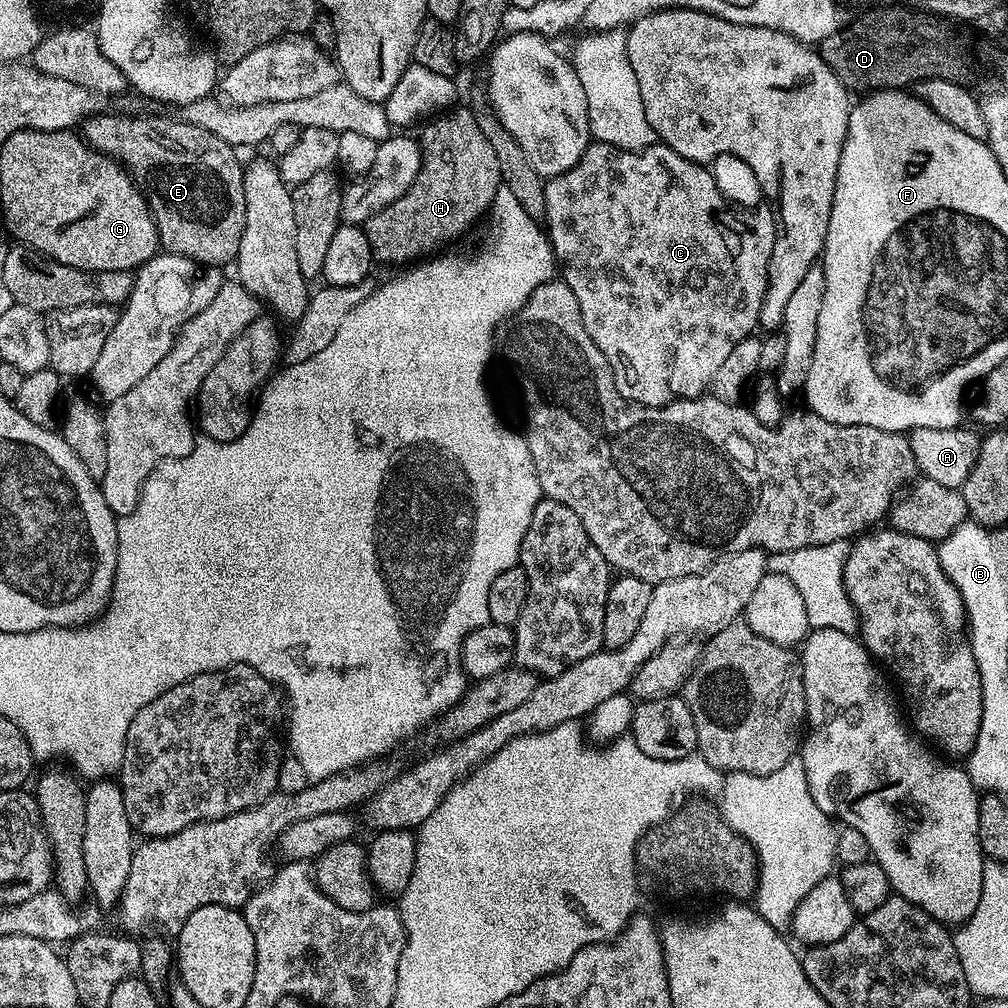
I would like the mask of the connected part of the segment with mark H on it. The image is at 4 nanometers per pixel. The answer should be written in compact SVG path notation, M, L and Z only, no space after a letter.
M453 107L429 119L423 125L425 128L420 153L420 173L416 175L406 194L402 194L402 198L390 202L386 210L374 214L368 219L367 224L363 225L364 233L368 235L372 247L373 257L379 263L381 260L384 264L407 265L409 262L431 257L435 253L432 252L435 248L440 248L443 244L450 243L455 236L462 235L483 212L485 215L491 209L496 192L502 186L498 158L494 158L494 149L490 142L486 142L486 134L482 134L478 122L474 122L471 107L460 107Z

